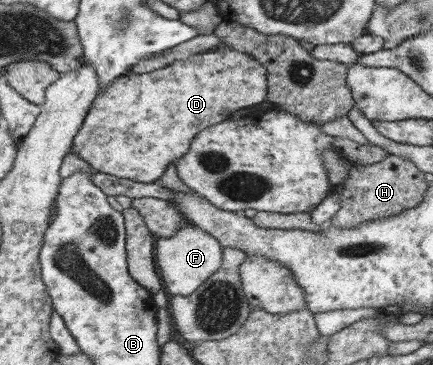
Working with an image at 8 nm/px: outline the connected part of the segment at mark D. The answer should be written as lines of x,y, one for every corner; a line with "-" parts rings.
221,46
205,51
204,53
188,56
184,60
174,60
171,64
158,70
152,70
152,72
142,74
130,73
116,78
112,84
108,84
100,94
97,94
96,98
92,101
86,116
83,118
81,127
72,140
71,150
79,158
88,162
89,166
97,172
104,172
104,174
111,174
118,179
123,178
144,184
159,182
159,178
162,176
167,165
169,163
176,163
188,151
190,141
196,136
196,132
200,132
200,130
206,128
206,126
210,126
210,124
216,124
216,122
222,122
222,120
228,119
230,114
239,108
254,106
254,104
258,105
265,98
266,68
245,53
232,51

